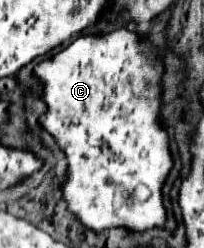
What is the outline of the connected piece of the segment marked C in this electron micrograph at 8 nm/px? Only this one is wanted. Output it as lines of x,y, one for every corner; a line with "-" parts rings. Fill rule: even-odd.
126,28
114,30
110,34
104,36
82,36
78,40
72,42
70,48
64,48
62,52
58,52
54,58
44,60
36,66
36,74
44,80
46,84
46,92
44,92
44,102
48,106
46,114
40,118
40,124
54,136
54,140
58,142
58,146
66,152
68,158
68,182
64,184
64,200
68,202
68,210
90,230
108,230
108,228
118,228
124,226
128,230
148,230
154,226
164,226
166,222
166,210
162,204
162,184
172,168
172,158
170,158
170,150
168,150
168,134
162,130
160,122
158,122
158,110
160,110
160,84
162,75
164,74
163,64
156,62
156,54
148,52
148,42
140,42
140,38
134,32
128,32

